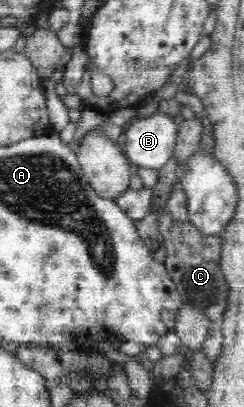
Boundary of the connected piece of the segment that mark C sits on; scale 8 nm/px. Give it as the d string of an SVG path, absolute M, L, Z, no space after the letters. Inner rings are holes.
M168 210L163 212L161 217L158 217L158 229L163 235L166 246L166 258L163 264L170 279L178 288L182 305L207 312L212 323L220 324L228 301L227 281L224 279L220 266L224 243L222 236L200 234L200 231L192 226L189 220L183 223L176 222Z

